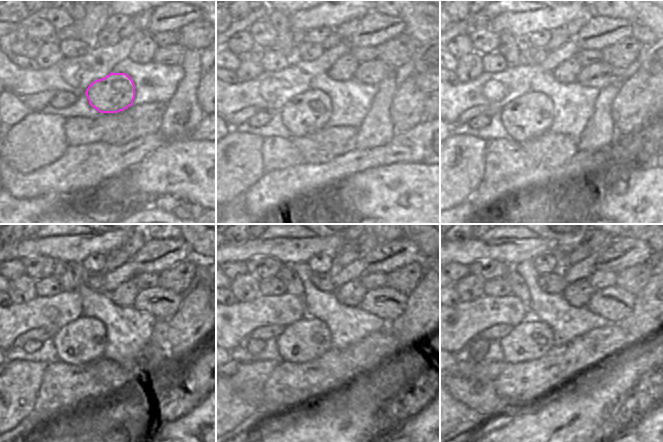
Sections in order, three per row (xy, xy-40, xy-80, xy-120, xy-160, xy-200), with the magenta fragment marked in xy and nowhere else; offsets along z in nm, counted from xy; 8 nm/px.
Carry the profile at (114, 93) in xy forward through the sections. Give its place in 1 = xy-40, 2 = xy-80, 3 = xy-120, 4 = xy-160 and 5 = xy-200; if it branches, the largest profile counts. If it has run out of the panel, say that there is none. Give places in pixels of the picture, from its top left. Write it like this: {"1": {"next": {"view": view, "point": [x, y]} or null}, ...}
{"1": {"next": {"view": "xy-40", "point": [306, 112]}}, "2": {"next": {"view": "xy-80", "point": [530, 115]}}, "3": {"next": {"view": "xy-120", "point": [83, 340]}}, "4": {"next": {"view": "xy-160", "point": [308, 338]}}, "5": {"next": {"view": "xy-200", "point": [529, 340]}}}

